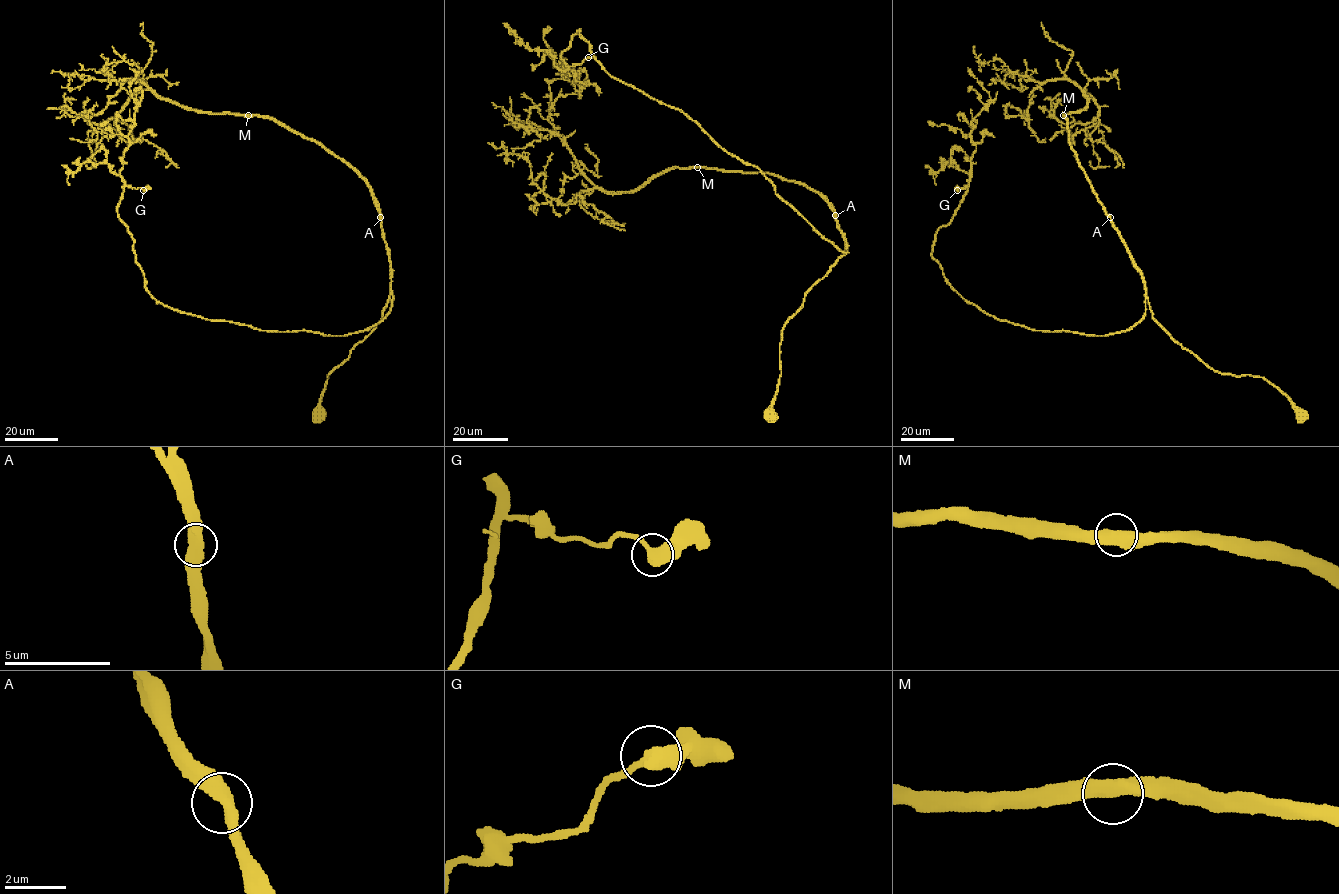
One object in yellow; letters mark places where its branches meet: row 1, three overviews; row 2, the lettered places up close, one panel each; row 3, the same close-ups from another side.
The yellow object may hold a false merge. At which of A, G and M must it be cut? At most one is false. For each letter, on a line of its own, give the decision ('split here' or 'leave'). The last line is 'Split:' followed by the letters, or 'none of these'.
A: leave
G: leave
M: leave
Split: none of these

